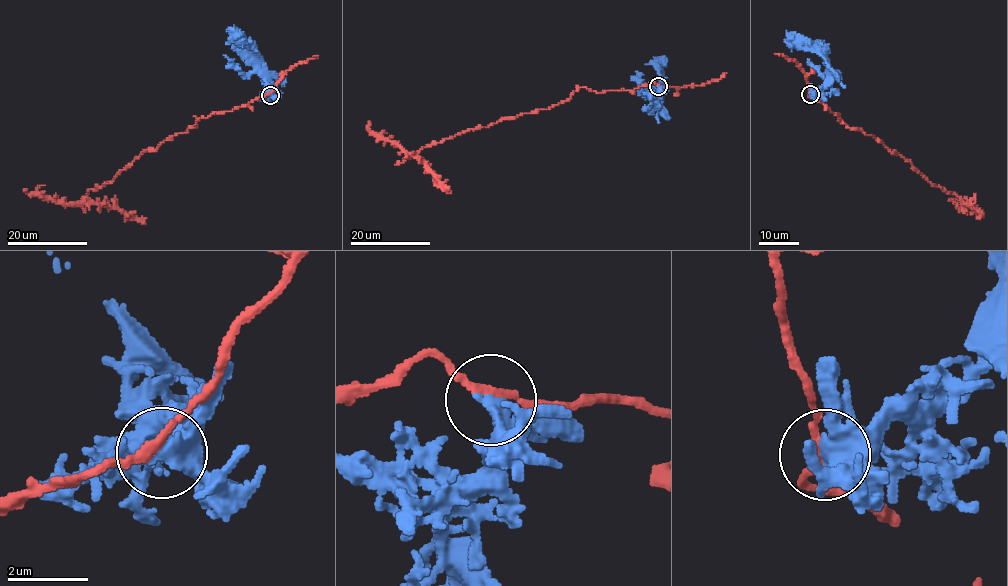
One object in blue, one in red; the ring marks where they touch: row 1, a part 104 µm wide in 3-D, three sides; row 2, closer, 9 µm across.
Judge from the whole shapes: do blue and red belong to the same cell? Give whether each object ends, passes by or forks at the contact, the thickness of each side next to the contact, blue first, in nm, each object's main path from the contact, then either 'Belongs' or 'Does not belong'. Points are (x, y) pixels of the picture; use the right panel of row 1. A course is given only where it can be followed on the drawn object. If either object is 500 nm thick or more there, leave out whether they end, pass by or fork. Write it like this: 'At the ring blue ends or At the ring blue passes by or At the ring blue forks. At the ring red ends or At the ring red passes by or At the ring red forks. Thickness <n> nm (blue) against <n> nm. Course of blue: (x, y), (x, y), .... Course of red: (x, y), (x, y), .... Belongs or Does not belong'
At the ring blue ends. At the ring red passes by. Thickness 420 nm (blue) against 170 nm. Course of blue: (811, 94), (825, 83), (827, 62), (816, 51), (797, 46), (789, 34). Course of red: (810, 94), (840, 114), (838, 120), (877, 139), (933, 184), (961, 199), (963, 207), (949, 200). Does not belong

